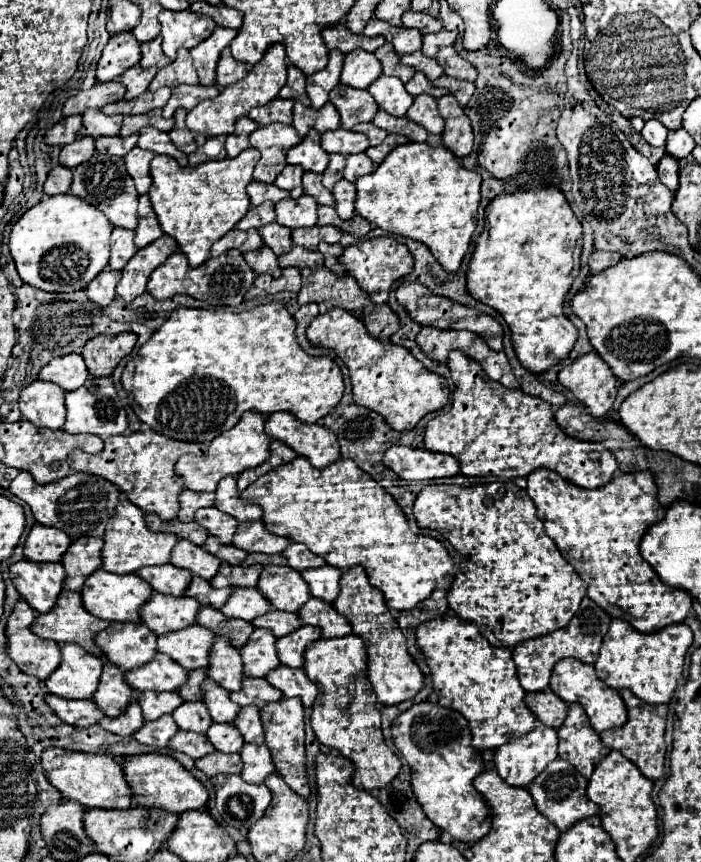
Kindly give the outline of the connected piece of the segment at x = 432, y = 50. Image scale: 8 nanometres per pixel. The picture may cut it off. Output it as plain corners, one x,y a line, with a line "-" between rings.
441,30
437,34
425,34
423,36
423,48
421,48
421,52
425,56
435,56
441,48
451,46
455,42
455,38
457,38
457,30
453,30
453,32

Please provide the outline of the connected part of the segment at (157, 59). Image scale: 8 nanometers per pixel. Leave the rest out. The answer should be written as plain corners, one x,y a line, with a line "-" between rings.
157,36
155,40
151,40
151,42
145,42
145,44
141,44
141,54
143,54
143,58
141,58
141,66
145,66
145,68
149,68
149,66
157,66
157,68
163,68
163,66
167,66
171,60
169,58
165,58
165,54
163,54
163,50
161,50
161,36

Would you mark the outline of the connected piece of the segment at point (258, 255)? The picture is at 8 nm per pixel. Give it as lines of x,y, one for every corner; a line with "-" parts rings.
261,246
257,250
247,252
245,260
253,268
255,274
271,274
275,278
281,276
281,268
277,264
277,256
273,254
273,250
269,250
269,246

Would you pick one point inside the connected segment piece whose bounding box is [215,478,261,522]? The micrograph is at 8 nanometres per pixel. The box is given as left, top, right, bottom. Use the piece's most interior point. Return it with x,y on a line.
228,499

